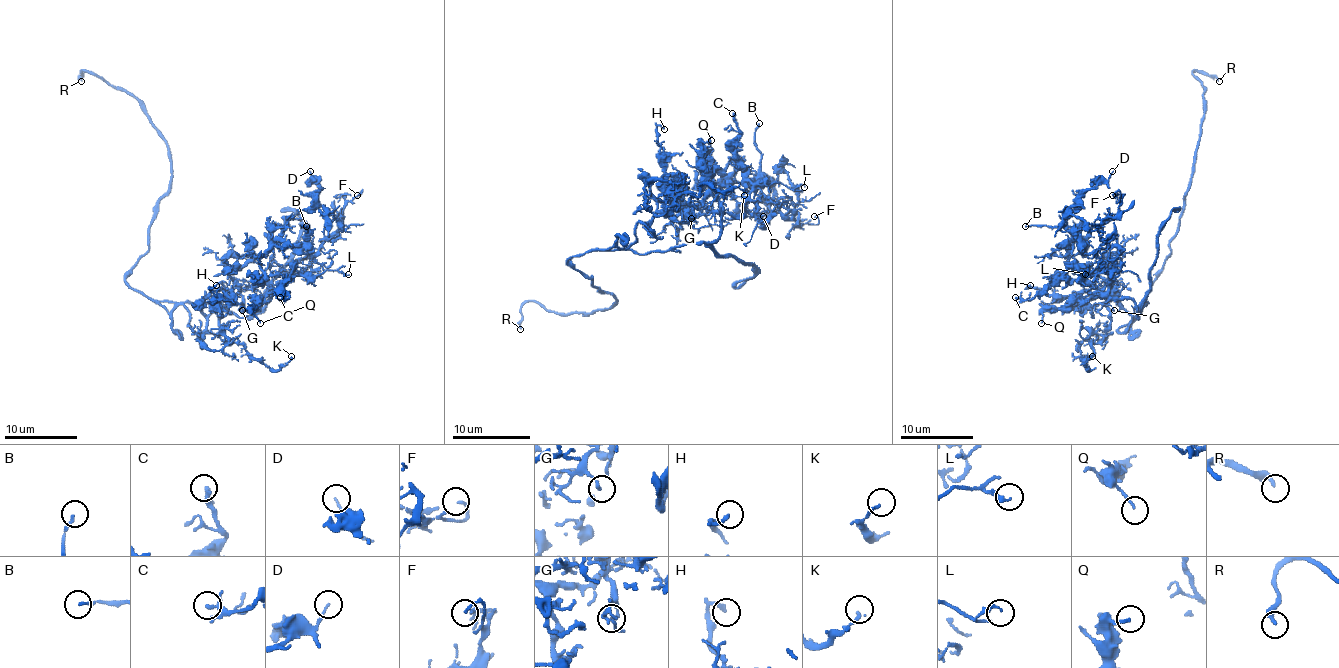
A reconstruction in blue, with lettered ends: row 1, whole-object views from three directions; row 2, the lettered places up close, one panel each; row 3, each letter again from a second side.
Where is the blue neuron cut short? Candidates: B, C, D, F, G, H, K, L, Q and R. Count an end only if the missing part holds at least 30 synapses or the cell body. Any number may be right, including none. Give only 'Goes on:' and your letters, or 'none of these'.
Goes on: R

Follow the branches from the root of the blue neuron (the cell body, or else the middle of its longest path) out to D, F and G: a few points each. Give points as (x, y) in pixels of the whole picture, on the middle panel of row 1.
D: (619, 249), (715, 241), (722, 212), (755, 214), (763, 197), (794, 204), (798, 189), (781, 171), (763, 216)
F: (619, 249), (715, 241), (722, 212), (755, 214), (763, 197), (786, 197), (802, 224), (814, 216)
G: (619, 249), (635, 241), (639, 222), (652, 236), (649, 222), (658, 212), (680, 222), (693, 212), (691, 218)

